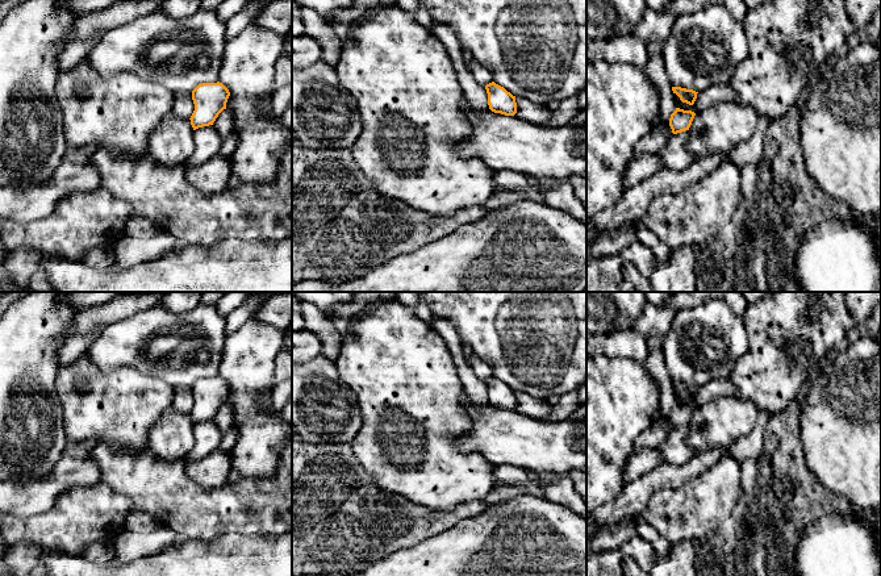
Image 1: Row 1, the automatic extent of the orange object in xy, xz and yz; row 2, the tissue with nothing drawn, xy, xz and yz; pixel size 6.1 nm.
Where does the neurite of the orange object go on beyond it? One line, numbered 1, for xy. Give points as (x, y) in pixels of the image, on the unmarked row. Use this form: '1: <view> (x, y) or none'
1: xy (183, 401)

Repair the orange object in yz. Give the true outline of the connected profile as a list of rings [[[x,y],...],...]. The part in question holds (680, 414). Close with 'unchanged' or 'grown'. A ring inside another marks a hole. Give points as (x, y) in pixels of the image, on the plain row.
[[[714,380],[696,387],[681,381],[672,381],[676,405],[671,409],[669,421],[673,429],[689,425],[694,410],[722,396],[734,396],[734,387],[727,380]]]; grown

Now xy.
[[[220,376],[199,379],[191,388],[175,387],[171,406],[191,414],[193,425],[213,420],[218,409],[226,404],[229,384]]]; grown

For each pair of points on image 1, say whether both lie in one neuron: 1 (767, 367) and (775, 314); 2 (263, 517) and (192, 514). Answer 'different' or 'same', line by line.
1: same
2: same

